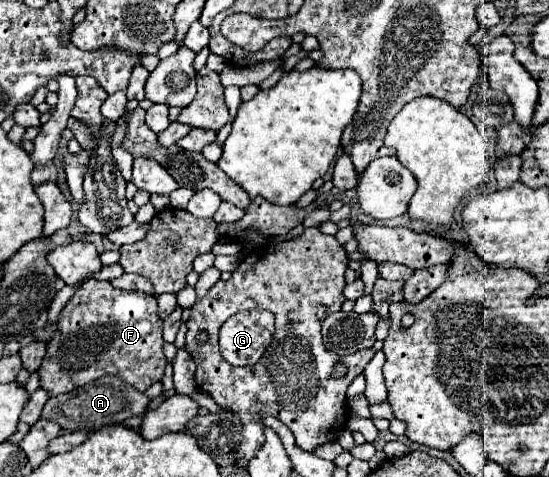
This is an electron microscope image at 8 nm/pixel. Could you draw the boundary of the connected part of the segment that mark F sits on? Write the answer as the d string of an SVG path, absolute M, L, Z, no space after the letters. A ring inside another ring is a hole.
M87 279L77 293L67 301L63 311L59 313L57 321L57 333L53 339L47 343L47 355L39 367L41 375L41 387L49 391L51 397L69 393L77 387L83 387L101 375L117 375L125 383L131 383L137 391L145 391L151 383L161 381L163 369L165 369L165 355L163 355L163 337L161 337L161 327L163 321L157 315L157 299L147 293L139 291L121 291L115 289L109 281L97 281L97 279ZM93 335L101 335L101 343L89 341Z

